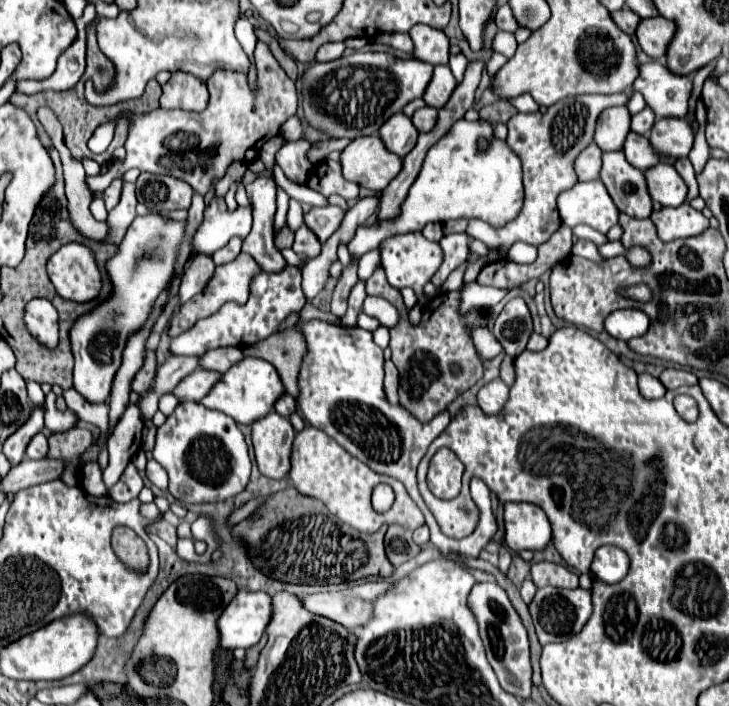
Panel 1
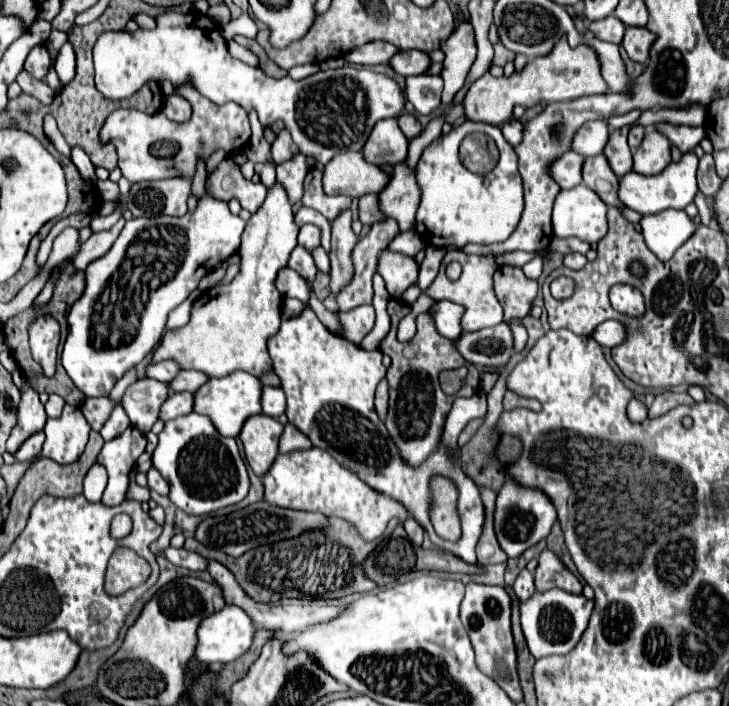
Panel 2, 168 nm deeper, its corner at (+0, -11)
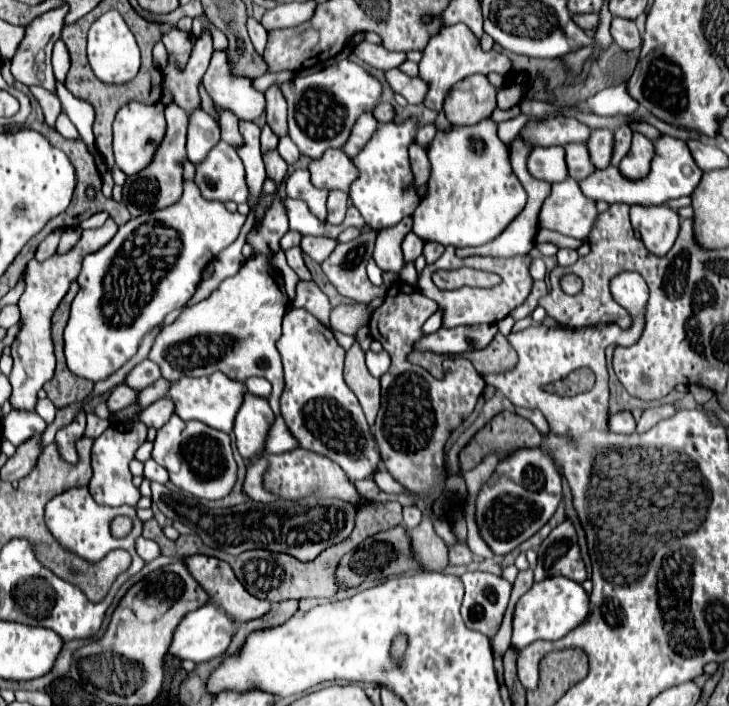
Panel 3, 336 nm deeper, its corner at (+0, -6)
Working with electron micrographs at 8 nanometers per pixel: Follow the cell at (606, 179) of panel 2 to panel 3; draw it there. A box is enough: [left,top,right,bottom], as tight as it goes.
[564,143,594,181]

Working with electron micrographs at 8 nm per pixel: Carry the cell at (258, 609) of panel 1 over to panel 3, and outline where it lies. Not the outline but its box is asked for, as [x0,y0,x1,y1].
[168,603,236,663]

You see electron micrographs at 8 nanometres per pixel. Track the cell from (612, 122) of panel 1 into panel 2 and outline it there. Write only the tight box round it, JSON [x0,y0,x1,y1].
[572,120,610,156]

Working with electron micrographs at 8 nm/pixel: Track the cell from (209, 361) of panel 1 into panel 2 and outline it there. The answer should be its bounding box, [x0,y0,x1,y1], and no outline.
[170,370,210,392]

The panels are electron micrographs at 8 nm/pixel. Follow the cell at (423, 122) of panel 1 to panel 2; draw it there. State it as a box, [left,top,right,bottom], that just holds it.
[398,114,424,140]

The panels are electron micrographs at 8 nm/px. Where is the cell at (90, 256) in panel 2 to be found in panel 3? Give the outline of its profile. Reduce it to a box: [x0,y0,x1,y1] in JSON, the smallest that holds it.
[10,217,118,411]

